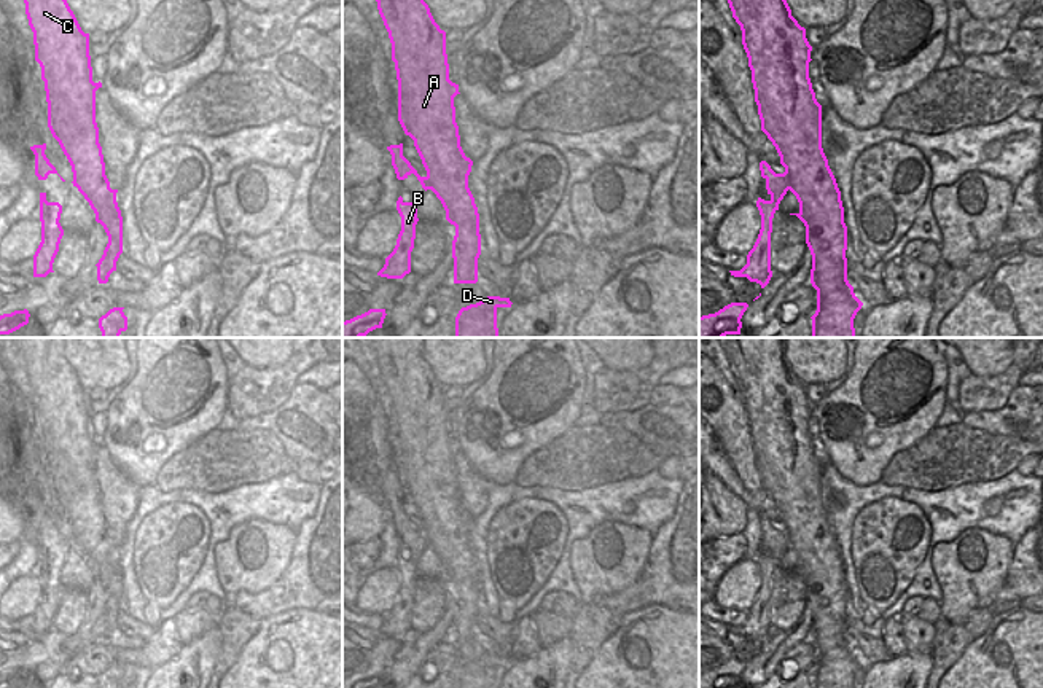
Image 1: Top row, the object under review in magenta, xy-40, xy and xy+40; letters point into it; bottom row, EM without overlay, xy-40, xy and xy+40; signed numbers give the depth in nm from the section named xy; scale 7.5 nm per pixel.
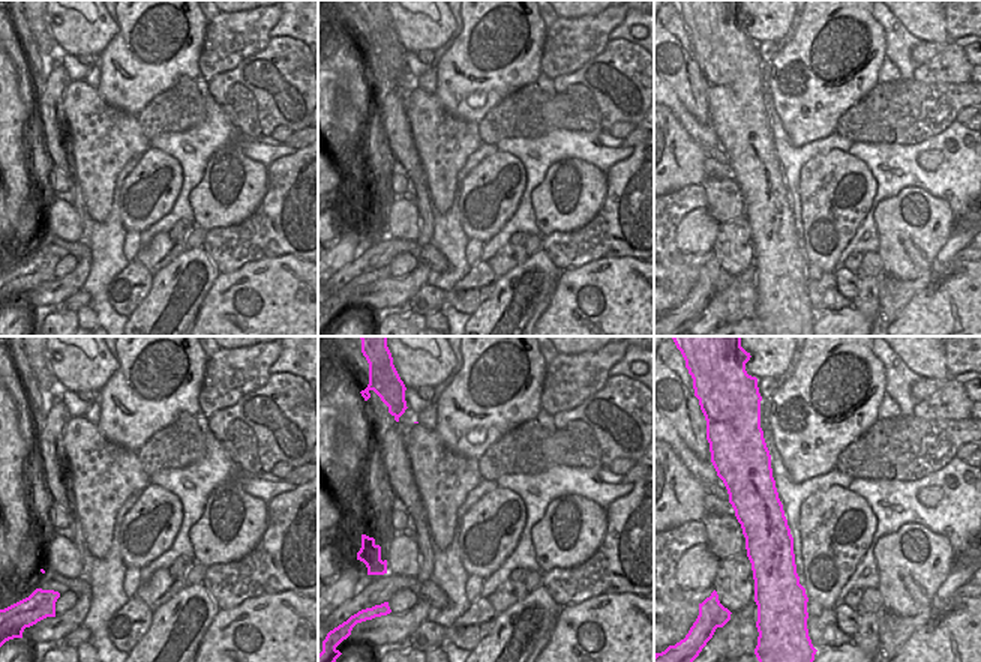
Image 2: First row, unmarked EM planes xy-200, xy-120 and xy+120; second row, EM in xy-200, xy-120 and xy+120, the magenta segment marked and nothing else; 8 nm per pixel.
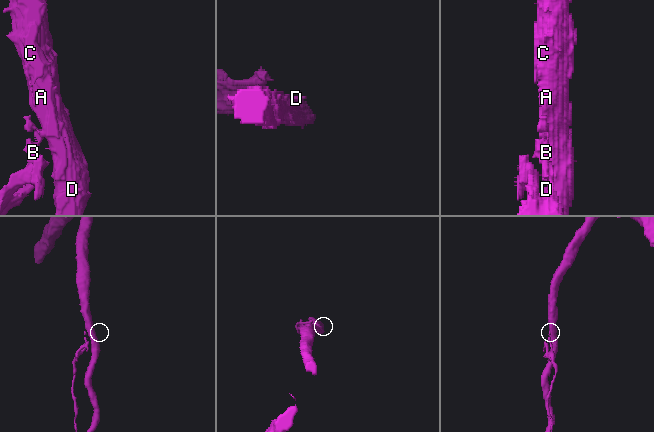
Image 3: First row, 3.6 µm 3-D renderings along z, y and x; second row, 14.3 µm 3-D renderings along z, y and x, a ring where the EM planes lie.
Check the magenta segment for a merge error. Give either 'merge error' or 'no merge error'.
merge error

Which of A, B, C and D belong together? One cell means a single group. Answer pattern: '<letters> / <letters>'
A C D / B

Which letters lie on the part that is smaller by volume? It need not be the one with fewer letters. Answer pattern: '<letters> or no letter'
B

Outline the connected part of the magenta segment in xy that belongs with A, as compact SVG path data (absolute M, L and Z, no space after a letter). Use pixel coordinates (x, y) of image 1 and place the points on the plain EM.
M357 338L363 346L374 350L379 371L389 389L392 400L392 417L395 419L398 436L398 478L406 492L414 497L414 503L427 527L430 546L436 551L446 567L446 577L455 583L452 597L454 640L478 639L478 615L481 612L479 570L475 554L468 545L468 532L473 518L465 513L460 503L459 483L455 479L454 454L459 441L449 436L449 420L446 411L446 389L435 379L428 362L424 358L424 338Z

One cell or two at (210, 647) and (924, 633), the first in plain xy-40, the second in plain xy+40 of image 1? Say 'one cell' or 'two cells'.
two cells

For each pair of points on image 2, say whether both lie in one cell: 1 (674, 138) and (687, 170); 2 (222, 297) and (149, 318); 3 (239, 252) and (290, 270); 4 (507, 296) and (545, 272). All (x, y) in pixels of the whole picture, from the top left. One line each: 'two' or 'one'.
1: one
2: two
3: two
4: one

